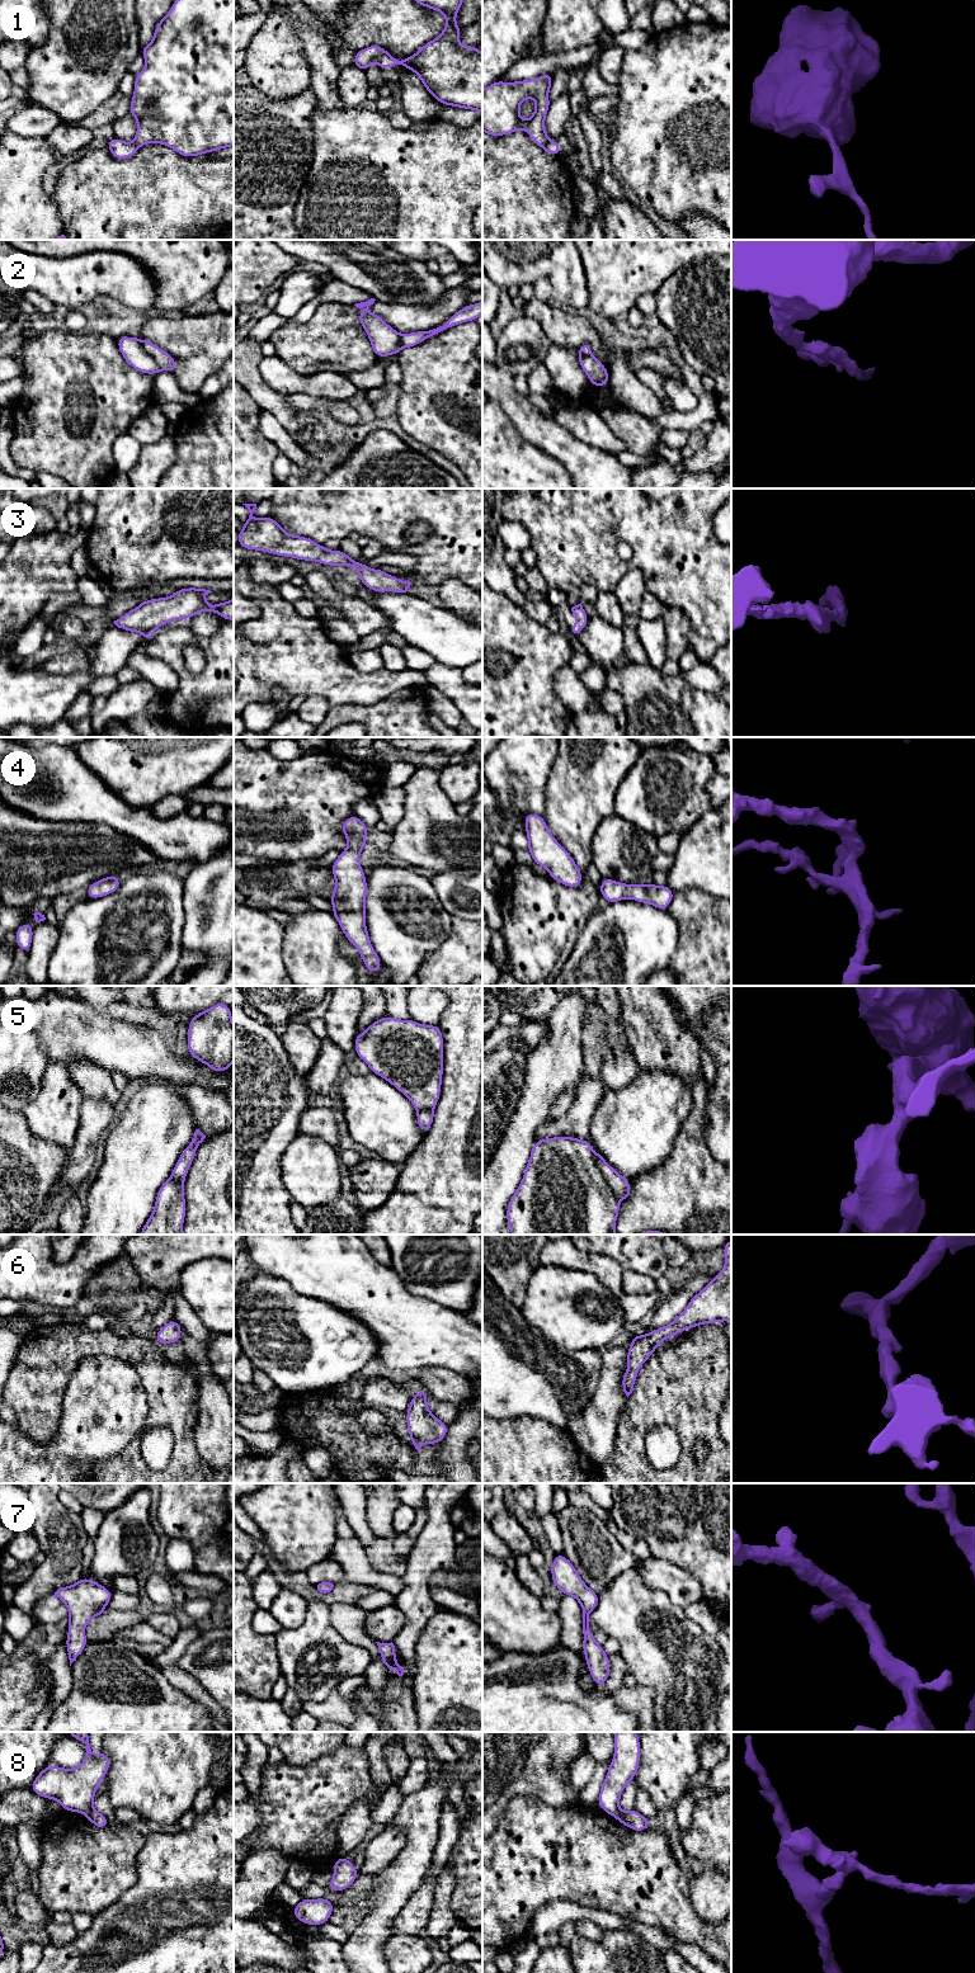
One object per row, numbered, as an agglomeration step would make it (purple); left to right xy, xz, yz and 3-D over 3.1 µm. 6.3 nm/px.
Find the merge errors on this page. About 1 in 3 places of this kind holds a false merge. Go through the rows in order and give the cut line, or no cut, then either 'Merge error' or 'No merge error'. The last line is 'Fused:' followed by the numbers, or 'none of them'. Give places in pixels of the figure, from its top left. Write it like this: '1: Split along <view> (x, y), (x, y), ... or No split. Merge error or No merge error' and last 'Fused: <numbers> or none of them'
1: Split along yz (550, 141), (541, 146). Merge error
2: Split along xy (141, 341), (160, 369). Merge error
3: No split. No merge error
4: No split. No merge error
5: Split along yz (592, 1150), (602, 1175), (618, 1199). Merge error
6: No split. No merge error
7: No split. No merge error
8: Split along xy (92, 1807), (85, 1815). Merge error
Fused: 1, 2, 5, 8

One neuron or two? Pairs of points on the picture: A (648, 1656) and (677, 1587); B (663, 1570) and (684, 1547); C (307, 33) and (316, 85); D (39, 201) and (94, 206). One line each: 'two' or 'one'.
A: two
B: two
C: one
D: two

